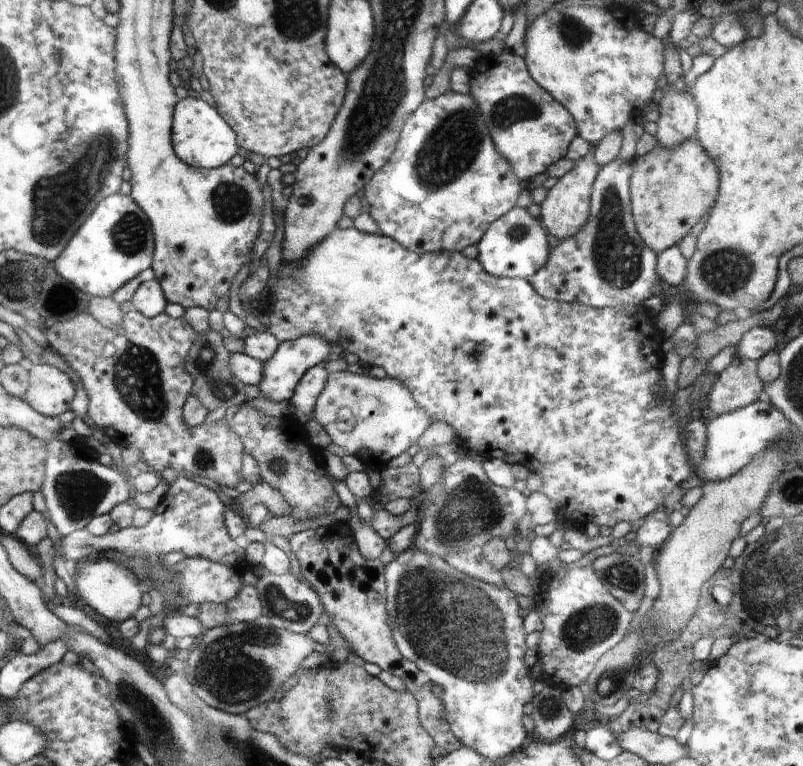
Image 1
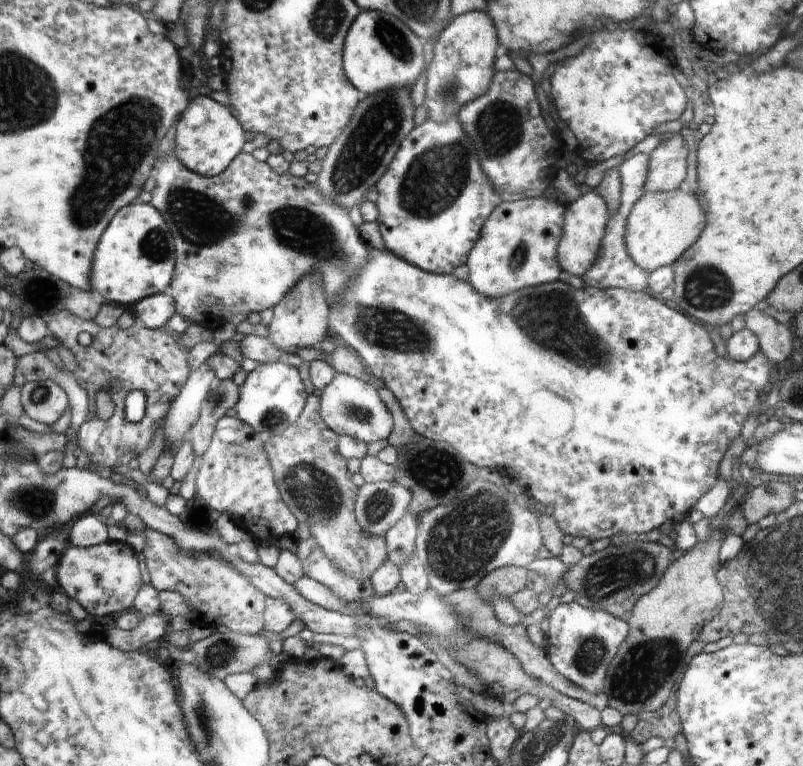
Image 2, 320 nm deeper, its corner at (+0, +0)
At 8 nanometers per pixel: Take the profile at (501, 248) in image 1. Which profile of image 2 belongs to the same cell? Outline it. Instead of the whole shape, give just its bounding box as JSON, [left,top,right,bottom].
[466,198,566,299]

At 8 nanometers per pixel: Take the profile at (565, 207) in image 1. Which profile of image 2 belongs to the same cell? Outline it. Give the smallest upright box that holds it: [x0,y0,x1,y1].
[557,190,609,277]

